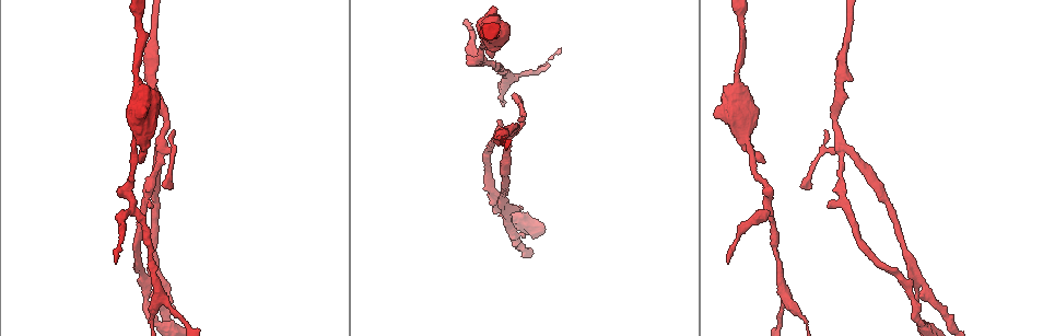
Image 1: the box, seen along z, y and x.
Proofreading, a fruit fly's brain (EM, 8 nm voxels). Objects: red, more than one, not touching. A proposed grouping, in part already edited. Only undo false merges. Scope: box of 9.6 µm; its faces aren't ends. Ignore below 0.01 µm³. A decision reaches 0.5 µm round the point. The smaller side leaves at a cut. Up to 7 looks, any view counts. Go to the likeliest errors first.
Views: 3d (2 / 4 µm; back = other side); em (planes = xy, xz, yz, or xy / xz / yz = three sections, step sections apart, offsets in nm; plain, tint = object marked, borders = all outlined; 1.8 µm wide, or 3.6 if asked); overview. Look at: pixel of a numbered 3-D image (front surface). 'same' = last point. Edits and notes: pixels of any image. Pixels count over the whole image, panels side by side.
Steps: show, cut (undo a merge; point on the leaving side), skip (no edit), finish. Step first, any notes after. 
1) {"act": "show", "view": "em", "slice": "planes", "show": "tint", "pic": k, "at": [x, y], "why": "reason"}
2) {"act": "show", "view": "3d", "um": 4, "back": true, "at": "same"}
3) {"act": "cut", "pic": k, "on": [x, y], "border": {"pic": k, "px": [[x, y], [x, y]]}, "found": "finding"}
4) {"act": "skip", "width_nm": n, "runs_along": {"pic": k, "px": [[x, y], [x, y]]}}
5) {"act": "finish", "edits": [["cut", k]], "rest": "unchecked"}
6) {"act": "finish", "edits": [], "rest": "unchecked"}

{"act": "show", "view": "3d", "um": 2, "pic": 1, "at": [844, 147], "why": "branch point"}

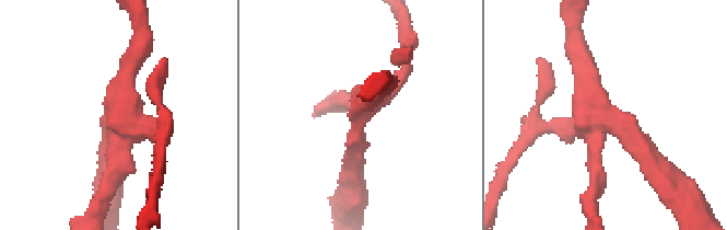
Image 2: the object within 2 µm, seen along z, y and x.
{"act": "show", "view": "em", "um": 3.6, "slice": "xz", "step": 8, "show": "tint", "pic": 2, "at": [596, 116], "why": "need the tissue"}

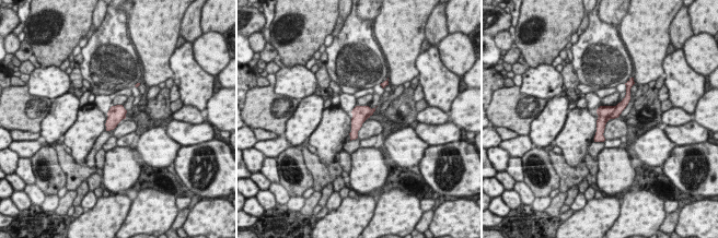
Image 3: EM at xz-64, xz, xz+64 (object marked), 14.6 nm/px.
{"act": "show", "view": "em", "um": 3.6, "slice": "planes", "show": "tint", "at": "same"}

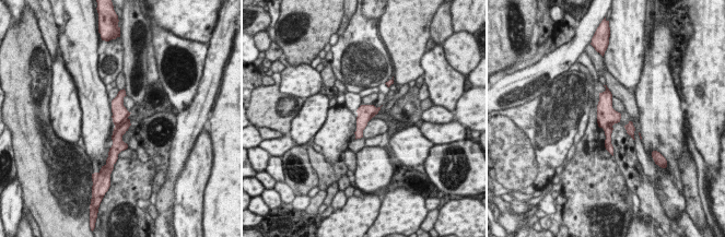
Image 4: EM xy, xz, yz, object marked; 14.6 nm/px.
{"act": "cut", "pic": 4, "on": [118, 131], "width_nm": 240, "border": {"pic": 4, "px": [[127, 118], [115, 127]]}, "found": "a second cell is stuck on"}

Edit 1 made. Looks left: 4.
{"act": "show", "view": "overview"}

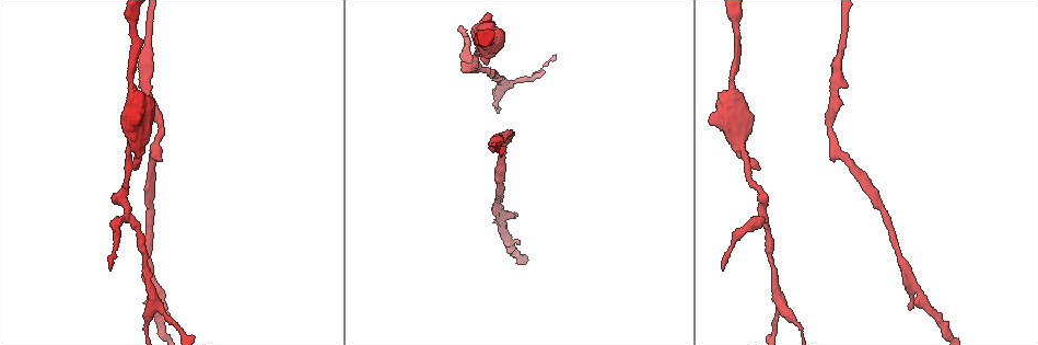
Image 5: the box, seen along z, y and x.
{"act": "show", "view": "3d", "um": 4, "pic": 5, "at": [501, 214], "why": "branch point"}

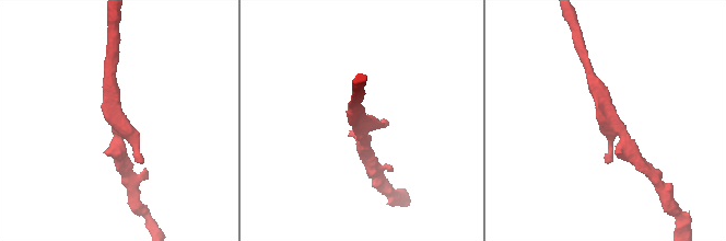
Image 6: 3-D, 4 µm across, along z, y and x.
{"act": "show", "view": "em", "slice": "yz", "step": 8, "show": "plain", "pic": 6, "at": [606, 124], "why": "now the EM"}

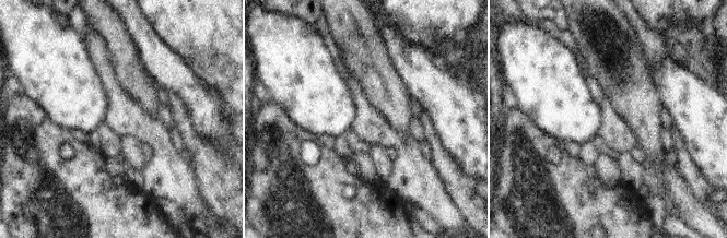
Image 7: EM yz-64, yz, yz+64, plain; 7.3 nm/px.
{"act": "show", "view": "em", "slice": "yz", "step": 8, "show": "borders", "at": "same"}

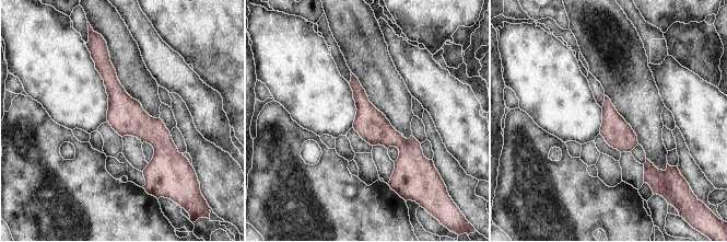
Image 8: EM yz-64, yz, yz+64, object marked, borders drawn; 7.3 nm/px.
{"act": "skip", "found": "all the same cell"}

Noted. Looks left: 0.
{"act": "finish", "edits": [["cut", 4]], "rest": "unchecked"}

